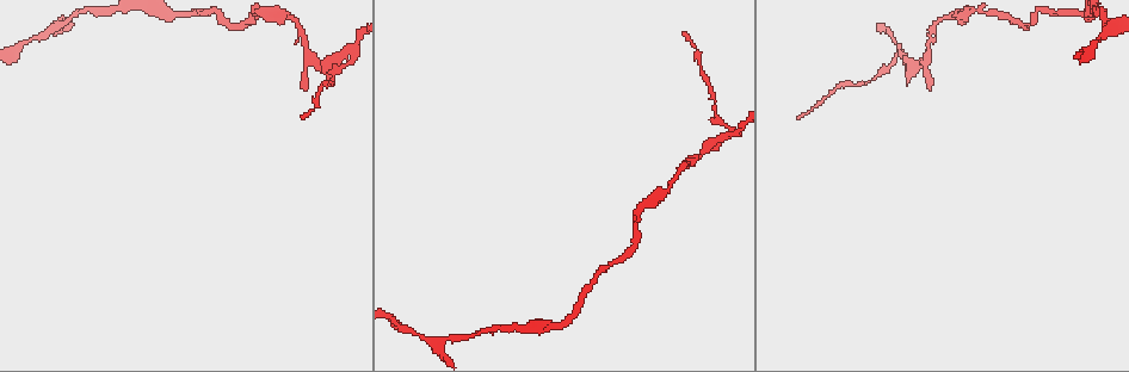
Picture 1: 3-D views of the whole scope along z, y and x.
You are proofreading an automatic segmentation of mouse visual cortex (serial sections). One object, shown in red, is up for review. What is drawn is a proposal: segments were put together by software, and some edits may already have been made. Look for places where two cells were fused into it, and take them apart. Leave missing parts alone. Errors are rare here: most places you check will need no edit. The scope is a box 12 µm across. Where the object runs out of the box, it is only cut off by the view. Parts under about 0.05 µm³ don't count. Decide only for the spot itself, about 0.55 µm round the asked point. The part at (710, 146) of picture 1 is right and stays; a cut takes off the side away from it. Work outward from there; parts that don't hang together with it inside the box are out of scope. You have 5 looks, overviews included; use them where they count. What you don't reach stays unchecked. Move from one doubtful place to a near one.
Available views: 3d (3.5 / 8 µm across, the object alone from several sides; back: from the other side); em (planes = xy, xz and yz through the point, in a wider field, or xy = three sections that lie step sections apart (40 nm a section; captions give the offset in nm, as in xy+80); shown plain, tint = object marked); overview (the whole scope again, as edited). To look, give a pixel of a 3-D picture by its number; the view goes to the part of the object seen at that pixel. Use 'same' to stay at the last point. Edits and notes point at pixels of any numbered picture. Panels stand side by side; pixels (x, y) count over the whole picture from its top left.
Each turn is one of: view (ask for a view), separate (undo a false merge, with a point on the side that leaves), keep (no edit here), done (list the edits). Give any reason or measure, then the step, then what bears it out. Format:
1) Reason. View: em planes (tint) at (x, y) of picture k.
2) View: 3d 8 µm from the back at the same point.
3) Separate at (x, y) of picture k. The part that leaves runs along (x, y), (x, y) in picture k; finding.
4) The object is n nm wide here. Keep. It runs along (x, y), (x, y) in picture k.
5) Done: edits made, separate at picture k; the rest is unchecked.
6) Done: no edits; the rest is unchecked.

Side arm on a straight run. View: 3d 3.5 µm at (900, 52) of picture 1.

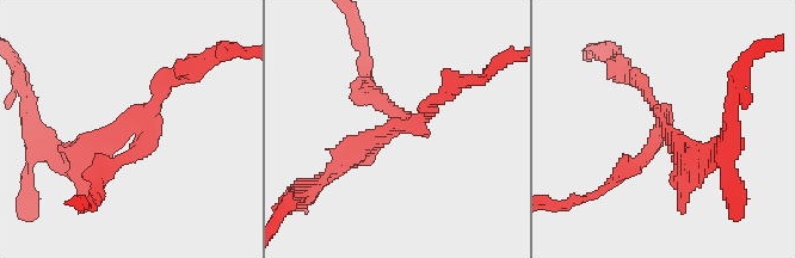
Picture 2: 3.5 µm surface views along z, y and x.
3 arms meet here; the arms are 150, 200, 300 nm wide; shape alone is not enough. View: em xy step 2 (tint) at (662, 122) of picture 2.

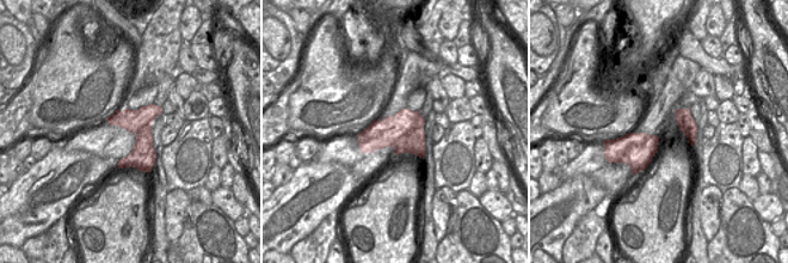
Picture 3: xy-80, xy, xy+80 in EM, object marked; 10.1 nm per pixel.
Separate at (378, 98) of picture 2. The part that leaves runs along (660, 130), (639, 160), (593, 192) in picture 2; two cells meet here.

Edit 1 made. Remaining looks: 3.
Thick turns thin. View: 3d 3.5 µm at (970, 10) of picture 1.

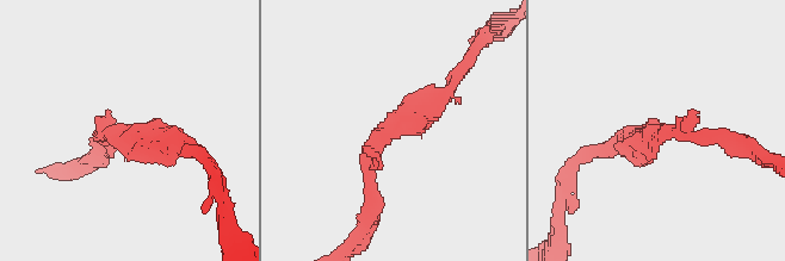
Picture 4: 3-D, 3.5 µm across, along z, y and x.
Need the tissue. View: em planes (tint) at (386, 135) of picture 4.

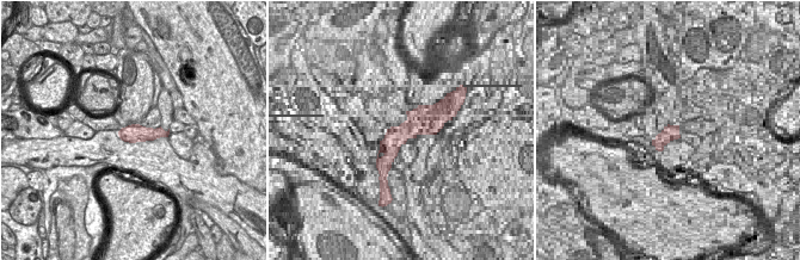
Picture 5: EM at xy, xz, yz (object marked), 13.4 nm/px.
Keep. It runs along (452, 88), (372, 147), (372, 207) in picture 4; one cell here.

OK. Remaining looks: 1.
Done: edits made, separate at picture 2; the rest is unchecked.

